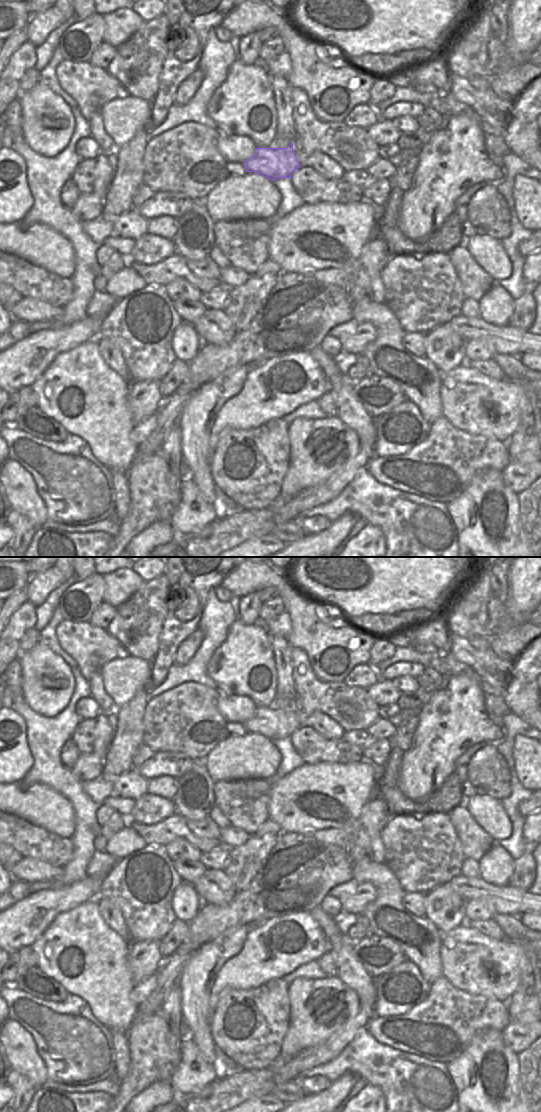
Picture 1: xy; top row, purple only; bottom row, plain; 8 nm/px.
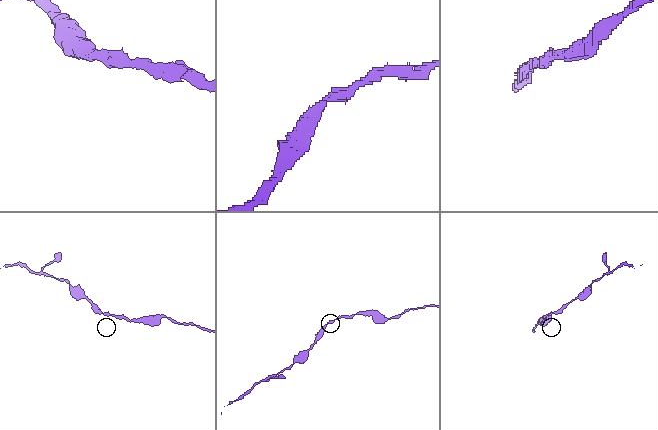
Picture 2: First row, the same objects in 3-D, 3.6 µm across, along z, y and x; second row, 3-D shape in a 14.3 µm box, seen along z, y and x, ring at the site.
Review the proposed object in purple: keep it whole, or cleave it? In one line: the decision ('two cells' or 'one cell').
one cell

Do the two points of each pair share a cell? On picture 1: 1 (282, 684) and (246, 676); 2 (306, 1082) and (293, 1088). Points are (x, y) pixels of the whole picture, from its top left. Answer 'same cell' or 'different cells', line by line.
1: different cells
2: different cells

